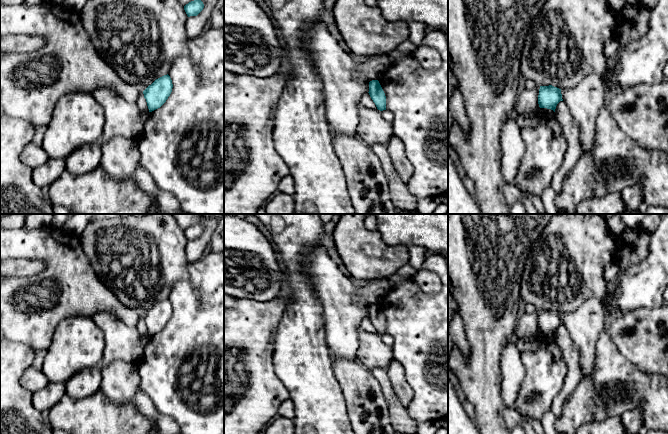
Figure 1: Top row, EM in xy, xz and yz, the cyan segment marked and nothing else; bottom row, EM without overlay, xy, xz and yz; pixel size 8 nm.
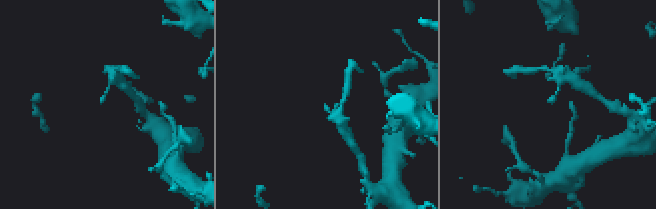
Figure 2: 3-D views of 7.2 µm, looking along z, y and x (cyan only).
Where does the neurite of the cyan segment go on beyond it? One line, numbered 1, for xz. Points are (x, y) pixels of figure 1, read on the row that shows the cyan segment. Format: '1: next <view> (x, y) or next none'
1: next none

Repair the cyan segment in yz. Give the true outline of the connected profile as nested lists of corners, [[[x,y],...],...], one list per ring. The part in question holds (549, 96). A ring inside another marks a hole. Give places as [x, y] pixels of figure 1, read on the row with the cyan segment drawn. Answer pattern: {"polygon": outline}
{"polygon": [[[540,86],[538,104],[540,108],[551,109],[555,112],[557,104],[563,101],[561,89],[549,86]]]}

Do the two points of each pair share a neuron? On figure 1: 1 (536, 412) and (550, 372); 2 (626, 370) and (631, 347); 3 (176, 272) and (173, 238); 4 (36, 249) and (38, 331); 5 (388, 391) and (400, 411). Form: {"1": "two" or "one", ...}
{"1": "one", "2": "two", "3": "one", "4": "one", "5": "one"}

